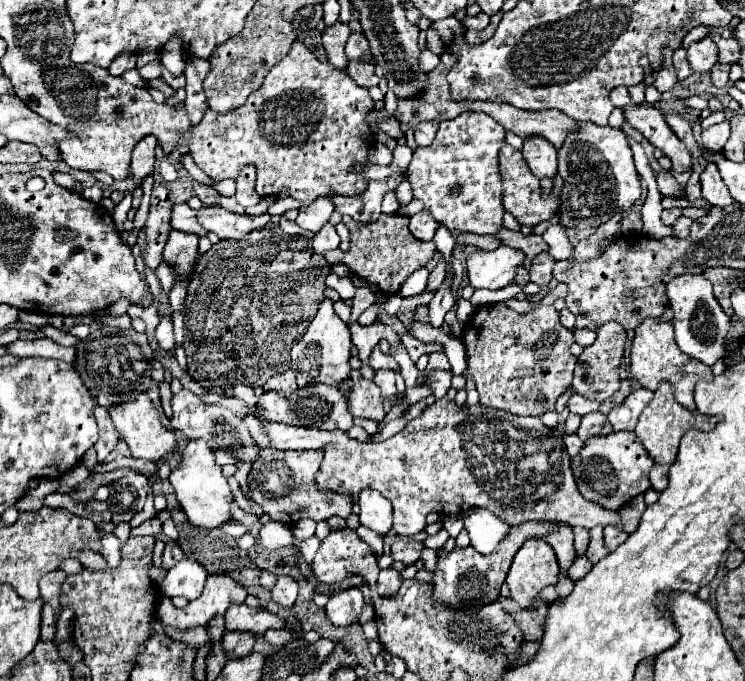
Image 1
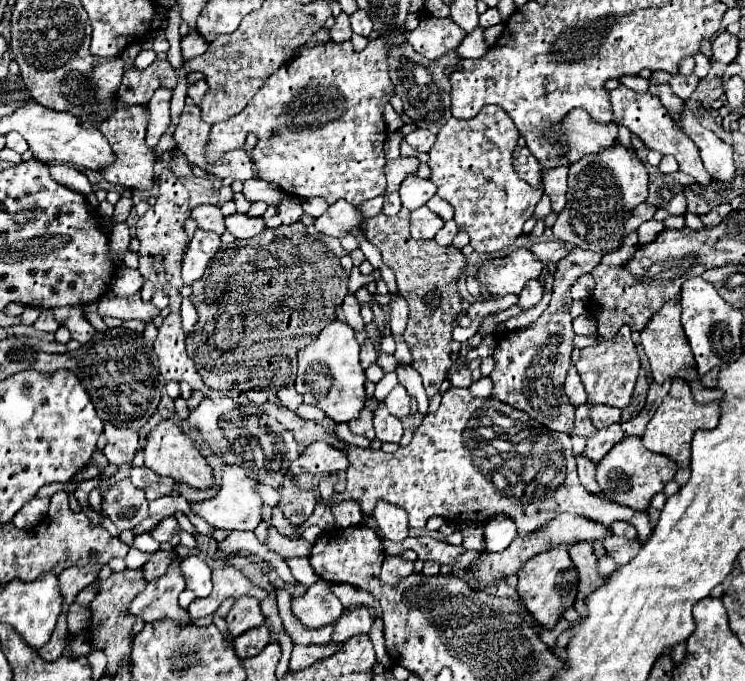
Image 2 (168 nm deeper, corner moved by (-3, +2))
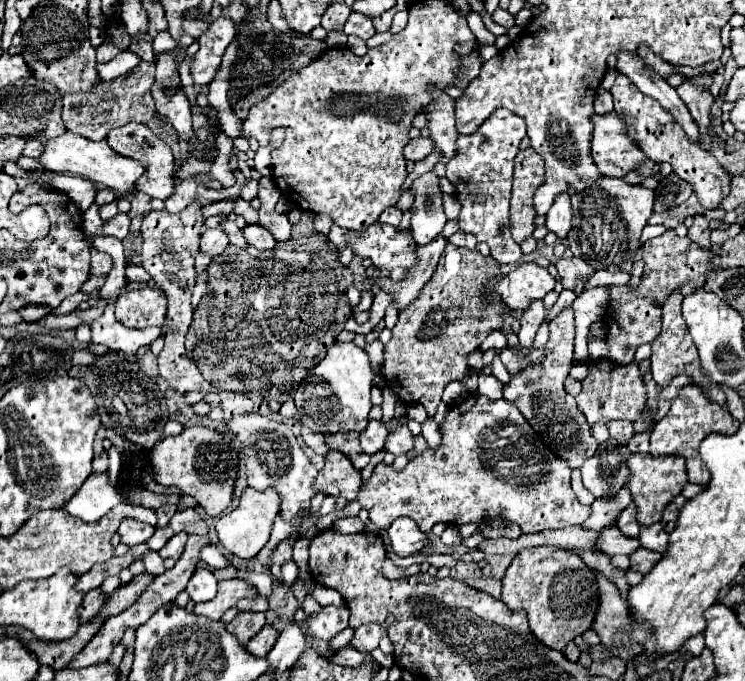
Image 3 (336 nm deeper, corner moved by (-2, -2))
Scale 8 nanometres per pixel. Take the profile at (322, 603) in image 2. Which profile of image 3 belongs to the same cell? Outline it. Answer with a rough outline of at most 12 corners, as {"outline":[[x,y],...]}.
{"outline":[[348,607],[308,615],[308,635],[328,641],[348,627]]}

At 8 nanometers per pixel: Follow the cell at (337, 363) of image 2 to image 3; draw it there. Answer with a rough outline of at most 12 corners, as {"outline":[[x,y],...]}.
{"outline":[[334,341],[296,389],[314,433],[362,431],[374,371]]}

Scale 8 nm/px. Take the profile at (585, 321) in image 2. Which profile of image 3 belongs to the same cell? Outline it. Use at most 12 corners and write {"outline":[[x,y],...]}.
{"outline":[[588,337],[590,359],[606,359],[606,343]]}

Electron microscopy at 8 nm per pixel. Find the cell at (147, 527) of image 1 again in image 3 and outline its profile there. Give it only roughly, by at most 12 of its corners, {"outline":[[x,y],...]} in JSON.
{"outline":[[176,533],[158,553],[178,559],[186,545],[186,533]]}

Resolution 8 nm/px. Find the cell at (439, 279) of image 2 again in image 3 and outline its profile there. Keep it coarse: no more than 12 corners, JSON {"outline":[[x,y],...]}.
{"outline":[[446,245],[380,373],[434,415],[502,327],[492,257]]}

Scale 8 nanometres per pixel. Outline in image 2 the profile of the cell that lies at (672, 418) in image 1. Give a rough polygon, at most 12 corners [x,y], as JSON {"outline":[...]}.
{"outline":[[675,379],[649,421],[643,445],[691,477],[697,429],[715,429],[721,401],[695,403]]}

